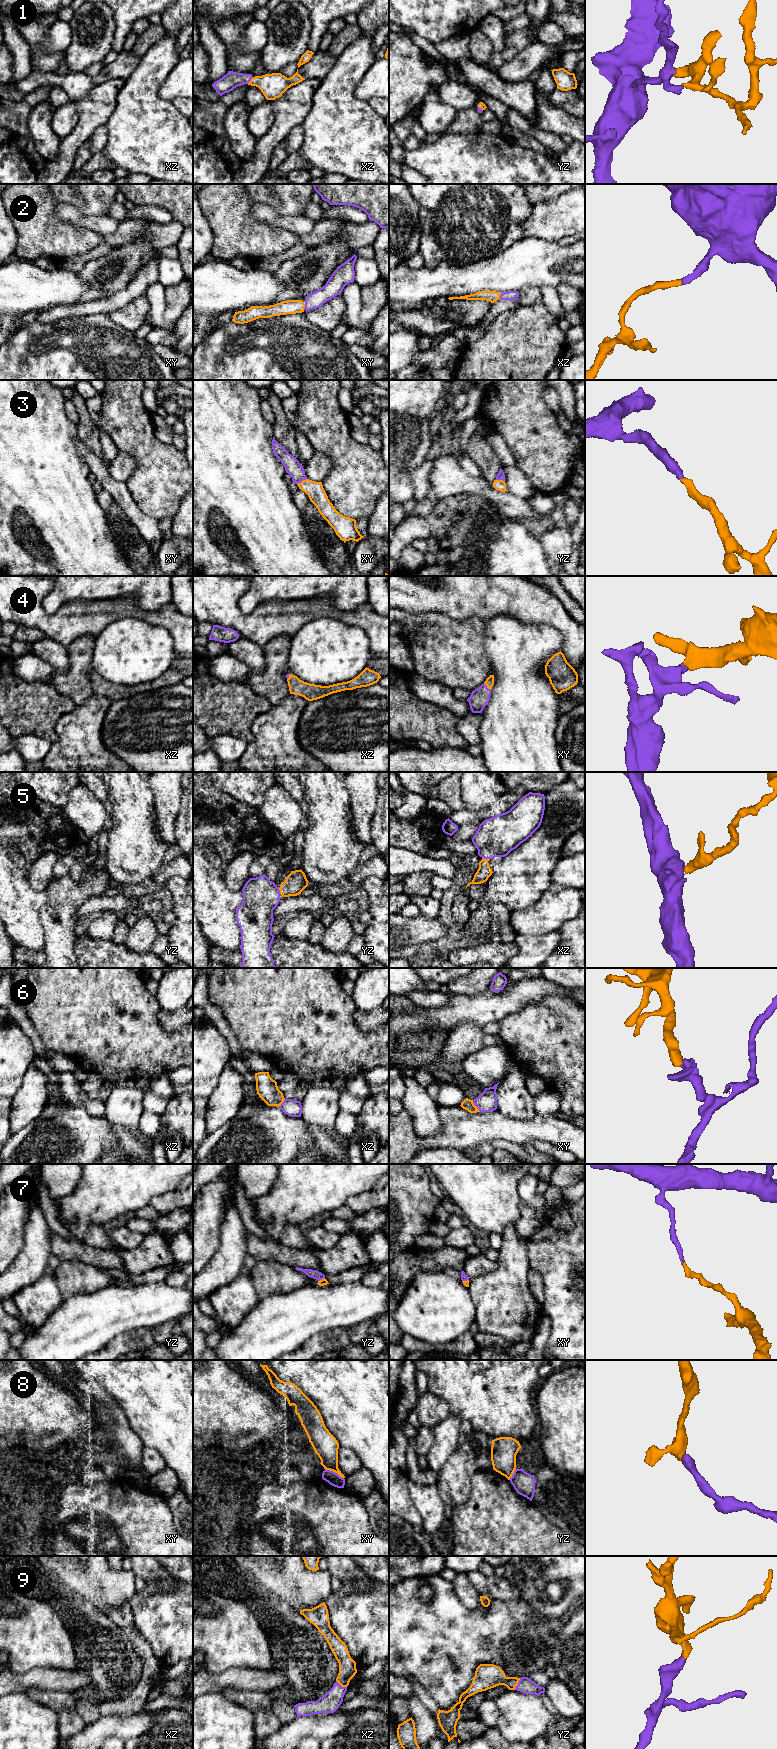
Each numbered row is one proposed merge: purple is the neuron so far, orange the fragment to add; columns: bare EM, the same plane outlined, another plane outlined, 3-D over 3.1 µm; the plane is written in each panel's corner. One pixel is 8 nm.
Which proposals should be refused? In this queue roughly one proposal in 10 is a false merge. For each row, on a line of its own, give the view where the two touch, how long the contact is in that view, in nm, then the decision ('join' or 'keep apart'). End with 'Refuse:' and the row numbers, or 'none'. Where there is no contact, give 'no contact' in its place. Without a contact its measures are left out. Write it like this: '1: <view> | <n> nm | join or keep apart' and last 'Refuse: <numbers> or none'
1: xz | 80 nm | join
2: xy | 50 nm | join
3: xy | 90 nm | join
4: xy | 80 nm | join
5: xz | 50 nm | join
6: xy | 120 nm | join
7: yz | 70 nm | join
8: xy | 170 nm | keep apart
9: yz | 110 nm | join
Refuse: 8

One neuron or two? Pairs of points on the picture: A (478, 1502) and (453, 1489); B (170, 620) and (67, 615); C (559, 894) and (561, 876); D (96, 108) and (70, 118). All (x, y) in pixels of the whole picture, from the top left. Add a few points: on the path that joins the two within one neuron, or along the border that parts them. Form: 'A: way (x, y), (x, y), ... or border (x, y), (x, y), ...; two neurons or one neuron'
A: border (474, 1474), (471, 1478), (469, 1497), (451, 1509); two neurons
B: way (144, 614), (136, 611), (109, 611), (93, 615); one neuron
C: border (552, 882), (574, 889); two neurons
D: border (72, 100), (75, 106), (77, 124), (65, 137); two neurons

